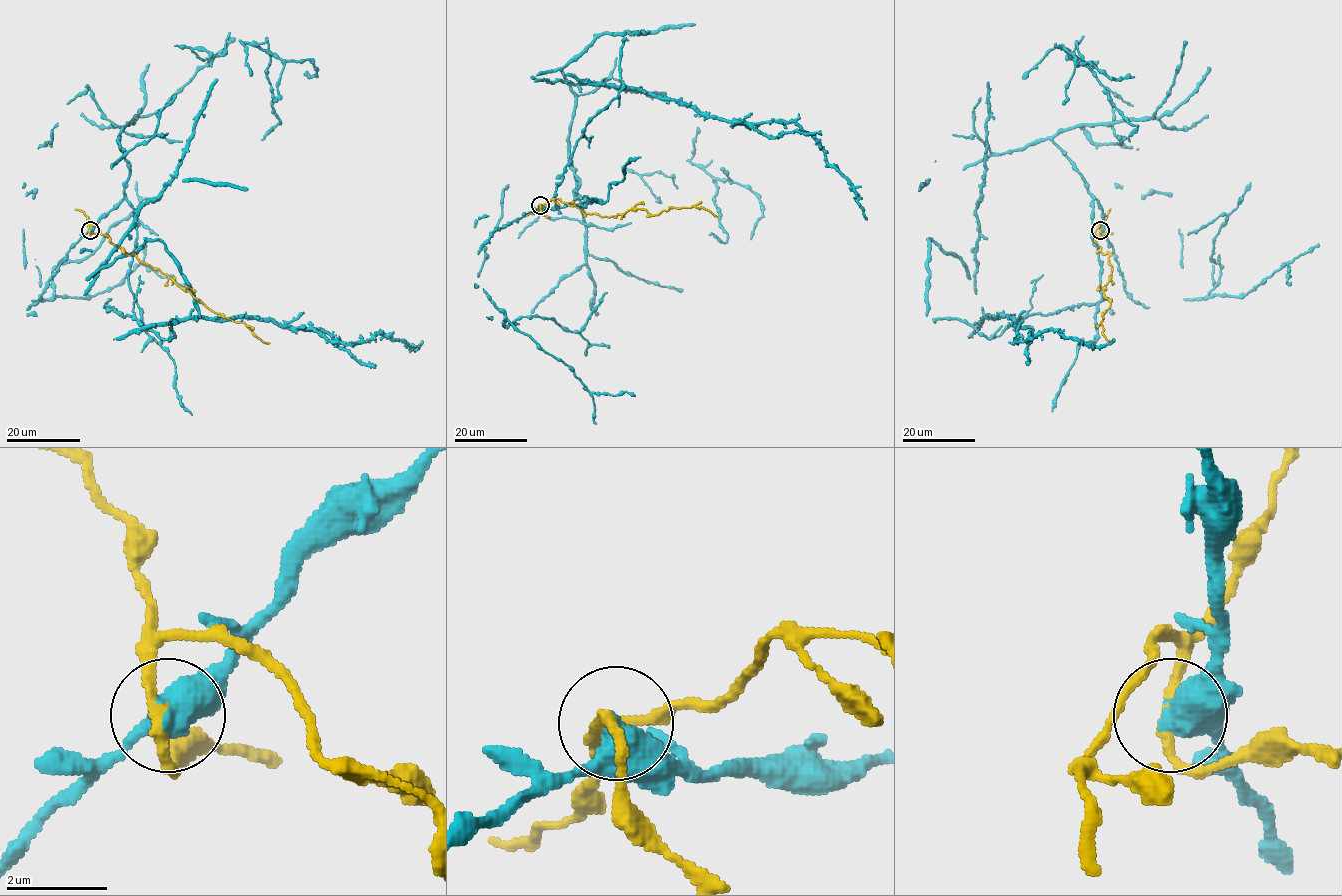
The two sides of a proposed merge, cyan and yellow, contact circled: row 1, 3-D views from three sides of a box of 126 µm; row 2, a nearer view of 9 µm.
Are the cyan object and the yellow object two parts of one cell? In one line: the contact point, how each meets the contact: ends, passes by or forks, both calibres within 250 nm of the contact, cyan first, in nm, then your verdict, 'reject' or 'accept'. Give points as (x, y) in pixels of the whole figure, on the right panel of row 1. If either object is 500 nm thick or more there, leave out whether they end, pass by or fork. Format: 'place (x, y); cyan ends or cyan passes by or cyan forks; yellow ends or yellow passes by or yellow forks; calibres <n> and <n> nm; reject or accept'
place (1100, 230); calibres 500 and 220 nm; reject

